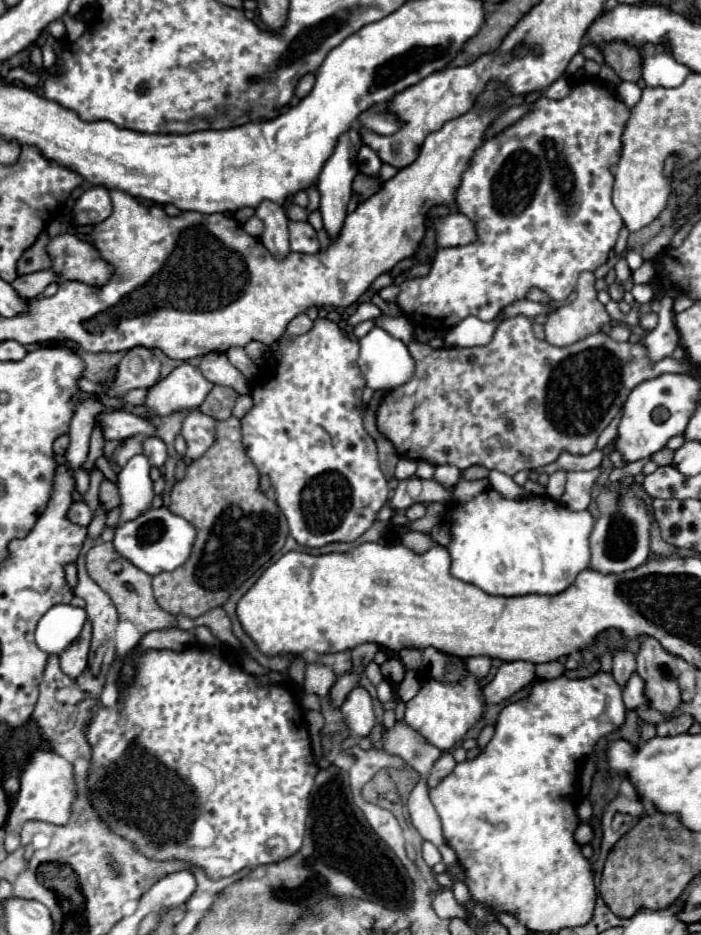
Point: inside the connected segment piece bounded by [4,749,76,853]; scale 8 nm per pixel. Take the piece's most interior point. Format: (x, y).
(47, 789)

